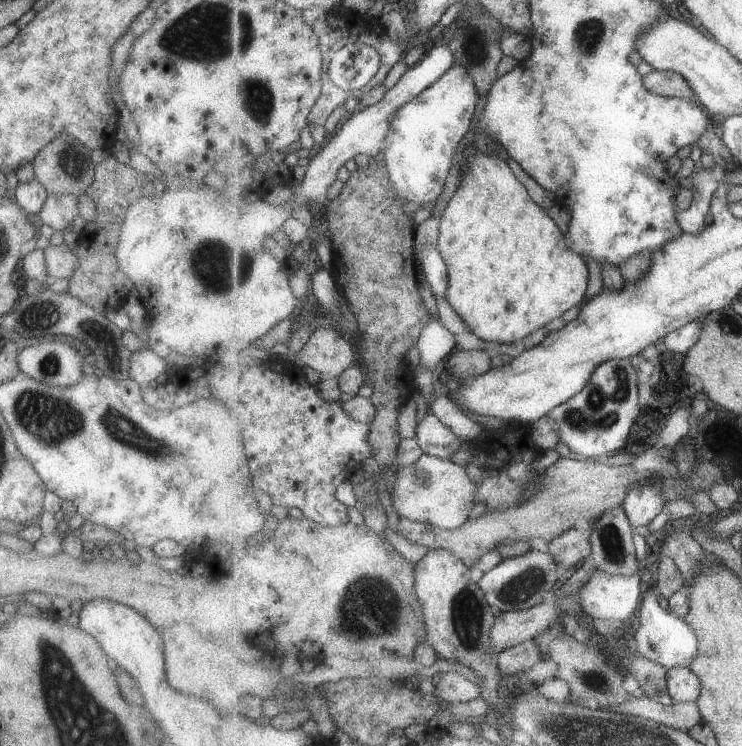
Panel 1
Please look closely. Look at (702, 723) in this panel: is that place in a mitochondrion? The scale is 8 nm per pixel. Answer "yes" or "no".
no

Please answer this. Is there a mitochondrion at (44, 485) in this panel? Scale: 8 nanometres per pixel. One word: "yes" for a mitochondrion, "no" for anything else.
no

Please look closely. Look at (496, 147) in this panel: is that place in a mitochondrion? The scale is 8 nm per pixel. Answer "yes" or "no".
no

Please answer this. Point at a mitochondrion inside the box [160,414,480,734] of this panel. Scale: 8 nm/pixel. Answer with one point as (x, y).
(368, 607)

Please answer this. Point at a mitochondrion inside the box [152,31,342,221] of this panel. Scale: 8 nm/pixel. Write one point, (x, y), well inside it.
(268, 100)

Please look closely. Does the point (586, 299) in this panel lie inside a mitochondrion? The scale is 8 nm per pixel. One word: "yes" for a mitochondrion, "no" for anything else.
no

